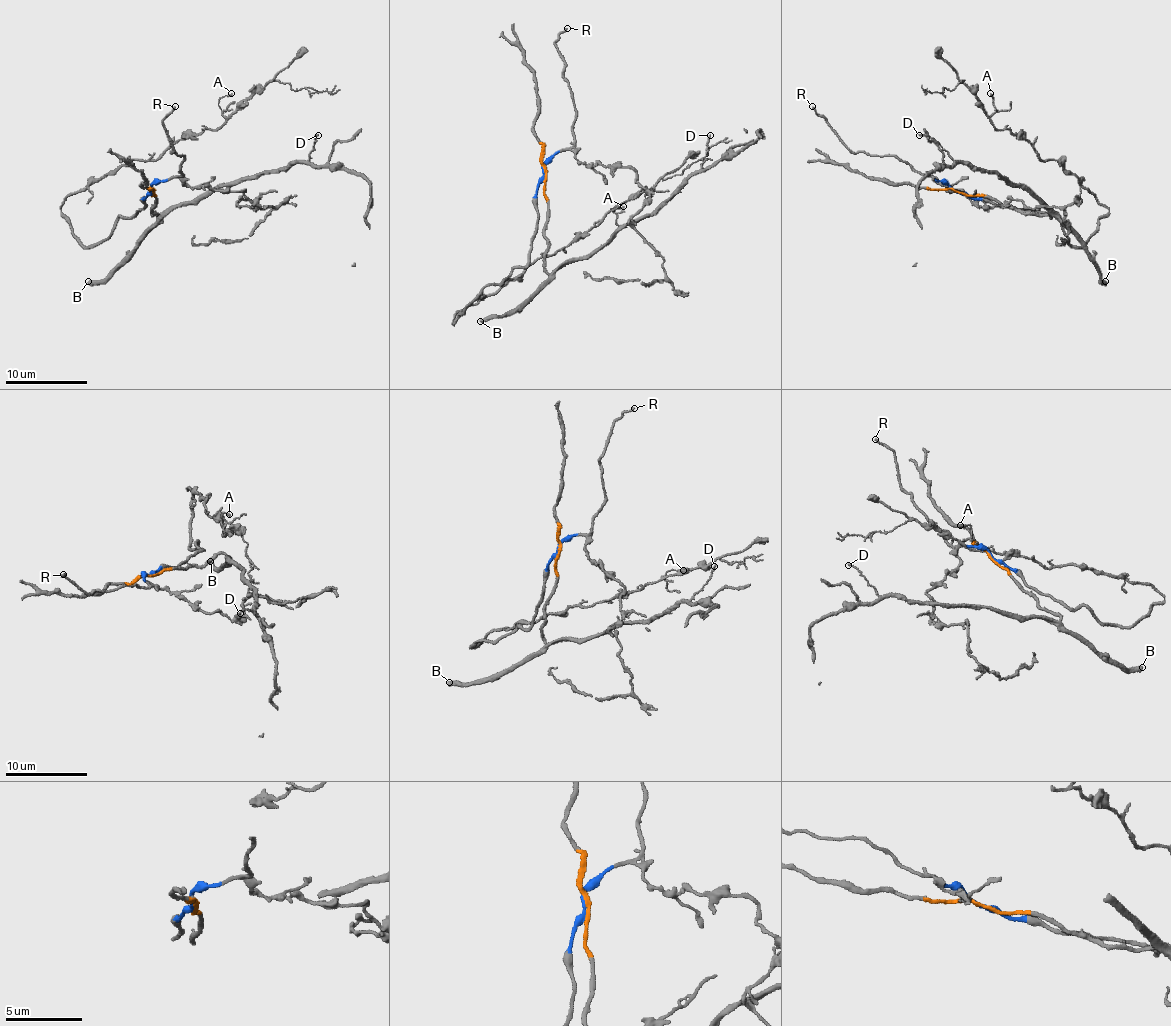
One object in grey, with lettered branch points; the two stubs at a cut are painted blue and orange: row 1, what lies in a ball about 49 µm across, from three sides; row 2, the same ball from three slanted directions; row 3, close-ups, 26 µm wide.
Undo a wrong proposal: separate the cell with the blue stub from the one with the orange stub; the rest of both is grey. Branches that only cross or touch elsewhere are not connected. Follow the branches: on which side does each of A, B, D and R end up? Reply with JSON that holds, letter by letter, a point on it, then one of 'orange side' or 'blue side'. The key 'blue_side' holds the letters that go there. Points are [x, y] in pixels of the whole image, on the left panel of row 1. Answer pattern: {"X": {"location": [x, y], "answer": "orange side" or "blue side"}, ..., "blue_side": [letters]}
{"A": {"location": [231, 93], "answer": "blue side"}, "B": {"location": [88, 281], "answer": "orange side"}, "D": {"location": [318, 135], "answer": "orange side"}, "R": {"location": [175, 106], "answer": "blue side"}, "blue_side": ["A", "R"]}

